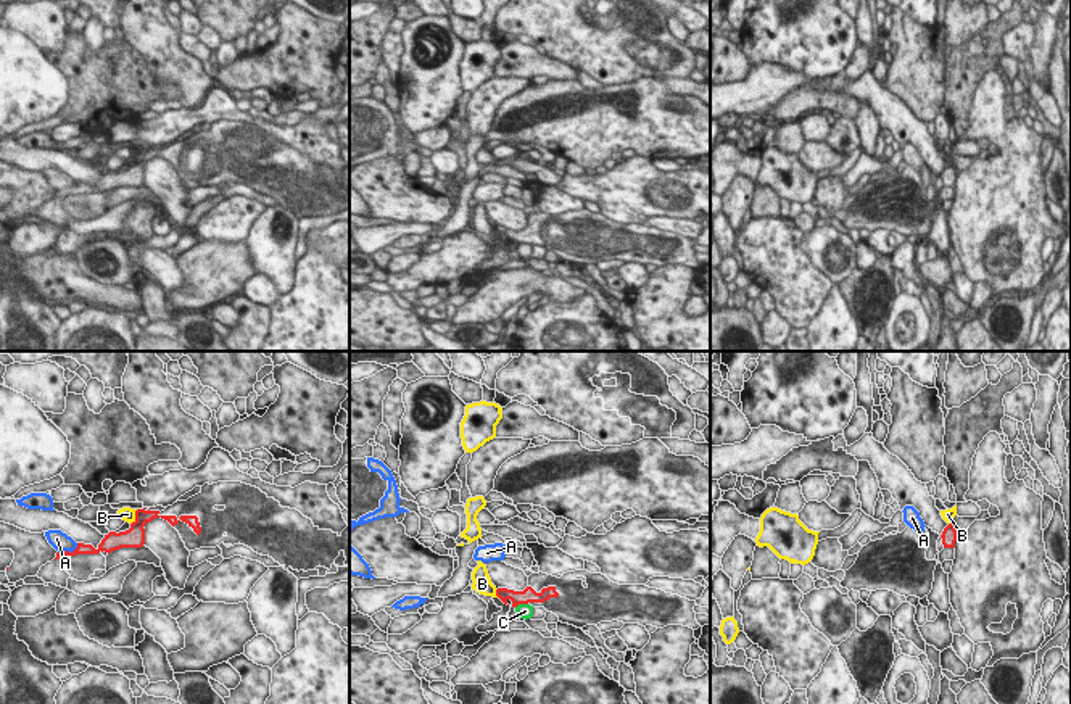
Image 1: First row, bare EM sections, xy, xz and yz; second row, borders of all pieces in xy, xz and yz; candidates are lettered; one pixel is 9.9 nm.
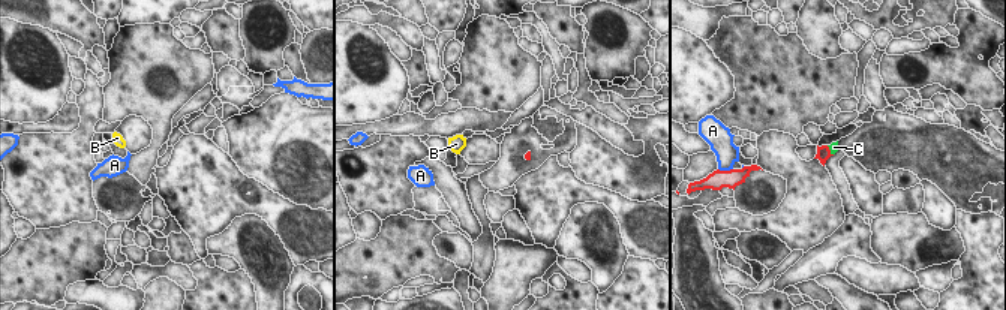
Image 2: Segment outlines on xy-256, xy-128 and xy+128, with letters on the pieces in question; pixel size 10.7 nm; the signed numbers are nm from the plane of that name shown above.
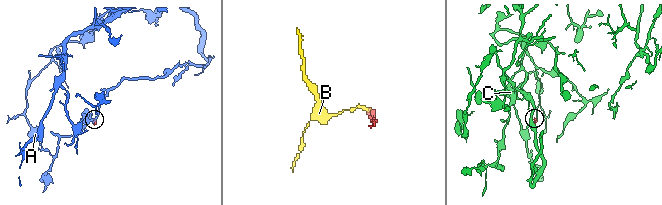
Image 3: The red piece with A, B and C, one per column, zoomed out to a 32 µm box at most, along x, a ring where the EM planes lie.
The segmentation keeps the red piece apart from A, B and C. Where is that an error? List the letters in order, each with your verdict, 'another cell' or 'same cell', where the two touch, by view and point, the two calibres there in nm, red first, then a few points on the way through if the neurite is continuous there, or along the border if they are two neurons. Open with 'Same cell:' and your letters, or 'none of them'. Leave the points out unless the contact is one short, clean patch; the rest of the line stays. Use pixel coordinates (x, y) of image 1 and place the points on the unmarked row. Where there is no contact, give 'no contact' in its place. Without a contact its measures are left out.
Same cell: none of them
A: another cell; meets red in xy at (68, 190); 100 nm thick on the red side, 180 nm on the other; border along xy (78, 182), (71, 190), (58, 192)
B: another cell; meets red in xy at (136, 157); 200 nm thick on the red side, 140 nm on the other; border along xy (137, 149), (136, 158), (131, 163)
C: another cell; meets red in xz at (521, 242); 160 nm thick on the red side, 160 nm on the other; border along xz (527, 242), (521, 242), (516, 247)

